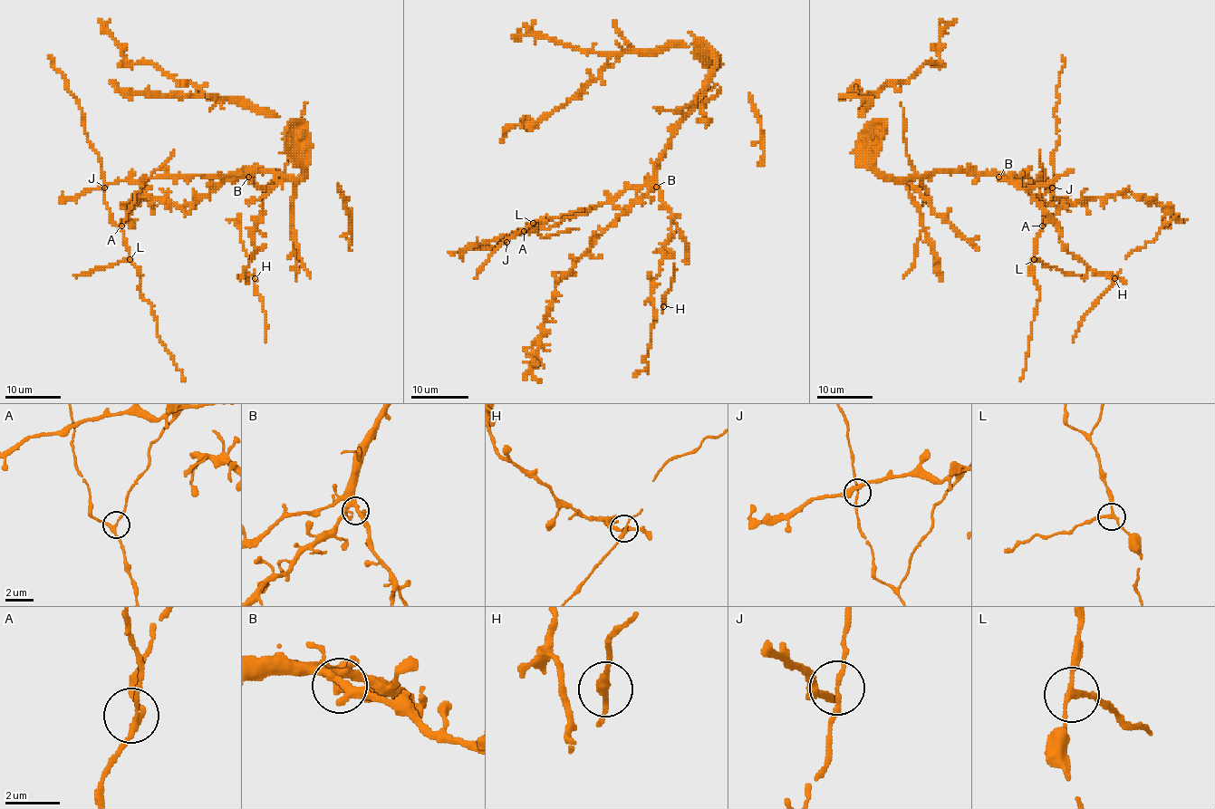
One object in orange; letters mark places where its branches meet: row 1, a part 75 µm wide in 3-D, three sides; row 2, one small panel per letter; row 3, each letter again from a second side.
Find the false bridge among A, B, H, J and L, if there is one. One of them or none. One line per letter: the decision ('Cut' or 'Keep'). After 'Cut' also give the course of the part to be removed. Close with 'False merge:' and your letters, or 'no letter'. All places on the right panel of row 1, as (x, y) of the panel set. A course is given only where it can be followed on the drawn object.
A: Keep
B: Keep
H: Keep
J: Keep
L: Cut. Course of the part to remove: (1034, 259), (1064, 273), (1087, 275)
False merge: L

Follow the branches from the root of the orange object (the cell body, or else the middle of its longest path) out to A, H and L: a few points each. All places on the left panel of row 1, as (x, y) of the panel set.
A: (254, 173), (163, 176), (138, 183), (106, 184), (105, 204), (111, 222), (121, 226)
H: (254, 173), (248, 174), (264, 191), (264, 205), (262, 216), (254, 231), (255, 251), (244, 275), (255, 278)
L: (254, 173), (163, 176), (138, 183), (106, 184), (105, 204), (111, 222), (126, 238), (130, 259)

